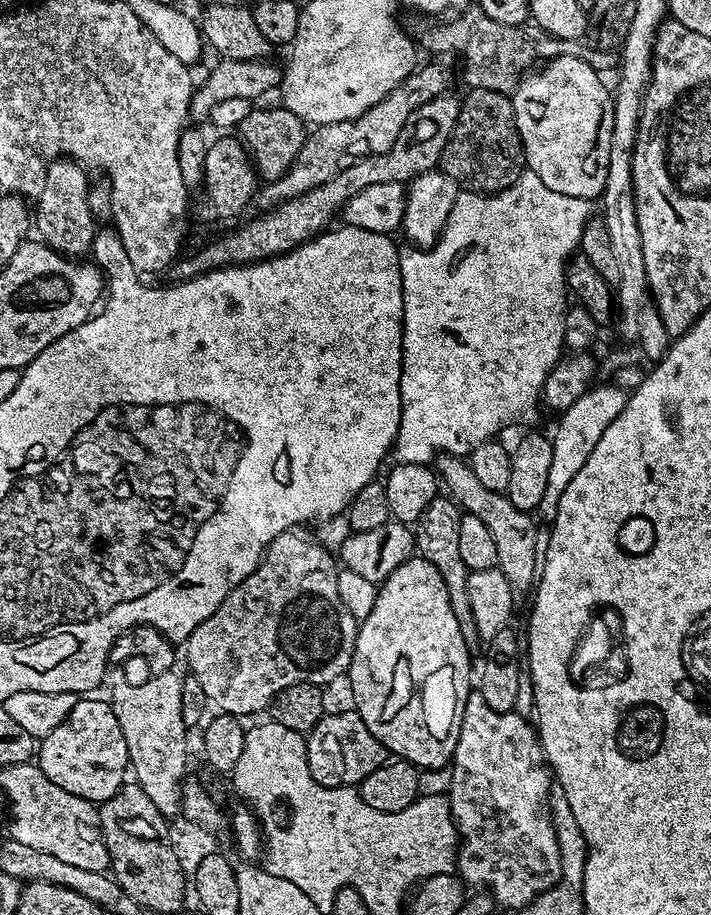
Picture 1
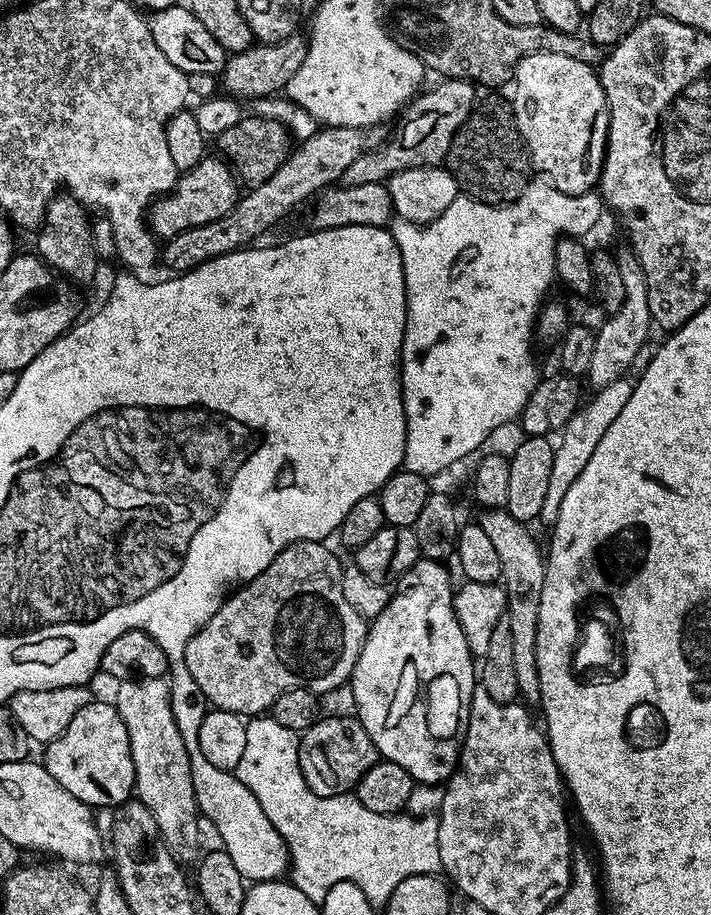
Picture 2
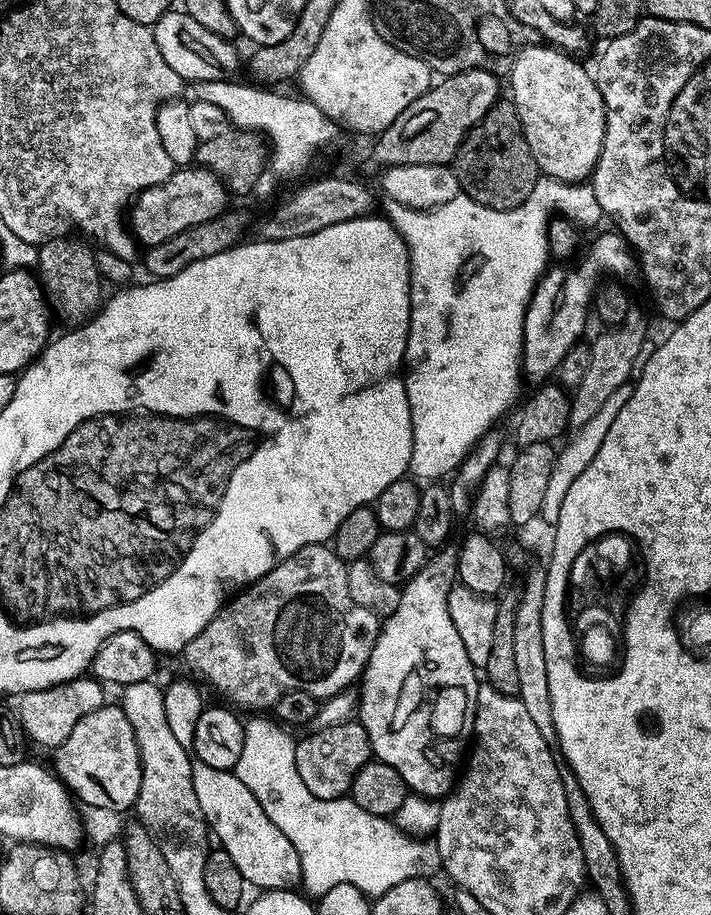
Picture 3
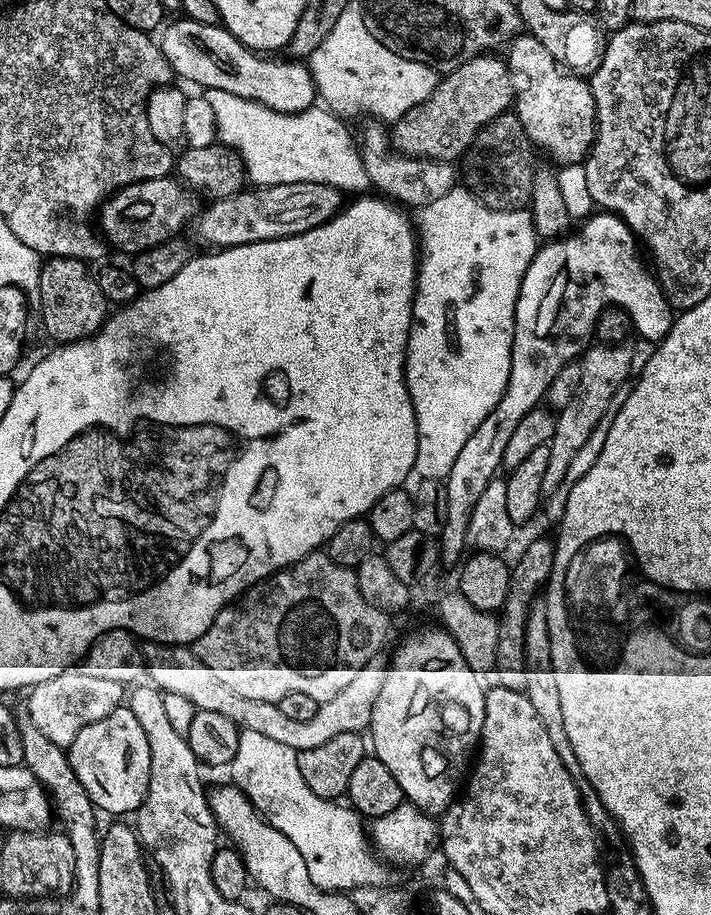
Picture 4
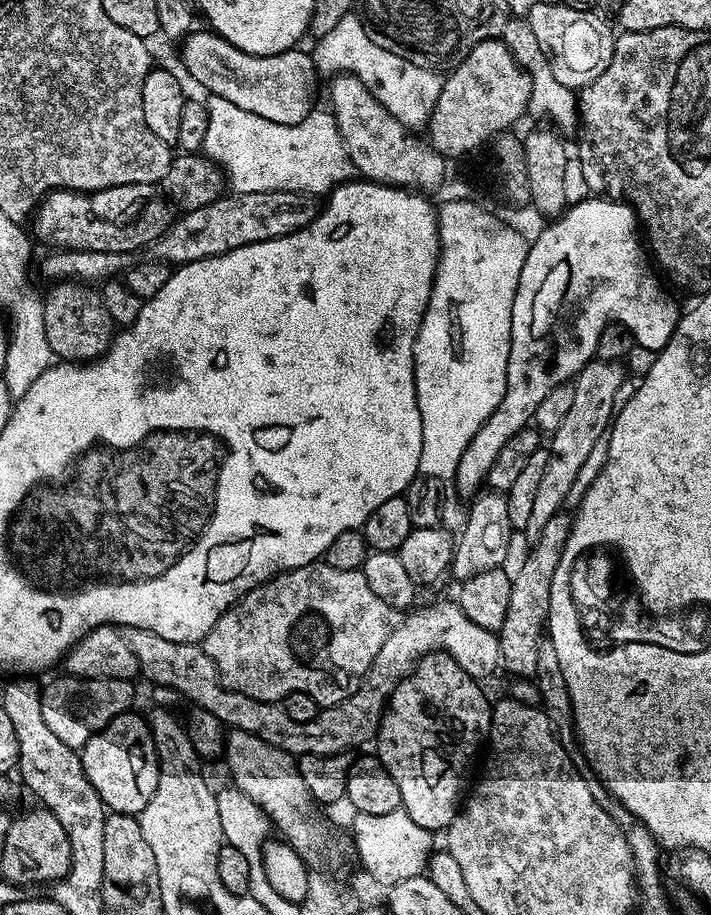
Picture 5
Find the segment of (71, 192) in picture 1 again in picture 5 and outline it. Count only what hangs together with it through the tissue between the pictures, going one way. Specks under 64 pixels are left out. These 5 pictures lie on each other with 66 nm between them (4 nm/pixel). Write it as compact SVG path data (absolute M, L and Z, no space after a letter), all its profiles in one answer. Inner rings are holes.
M53 283L48 296L43 297L42 322L46 326L46 342L50 342L53 357L64 362L91 362L100 359L112 345L114 325L99 291L87 283Z

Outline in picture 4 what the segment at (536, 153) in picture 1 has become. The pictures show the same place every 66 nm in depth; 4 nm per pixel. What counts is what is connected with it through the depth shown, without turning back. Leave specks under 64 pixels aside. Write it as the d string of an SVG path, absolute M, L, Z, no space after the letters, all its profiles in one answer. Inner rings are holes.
M517 34L512 37L510 43L507 45L506 53L506 63L508 65L508 71L512 74L512 90L514 93L514 111L516 116L522 122L522 130L526 130L528 135L528 140L537 149L540 148L549 156L552 160L557 160L557 165L565 166L568 164L578 164L581 163L587 157L588 150L592 146L592 141L596 138L596 107L594 106L592 85L583 75L573 74L563 68L561 68L560 63L556 61L550 54L550 50L546 50L546 46L542 46L542 42L538 42L538 38L527 34Z

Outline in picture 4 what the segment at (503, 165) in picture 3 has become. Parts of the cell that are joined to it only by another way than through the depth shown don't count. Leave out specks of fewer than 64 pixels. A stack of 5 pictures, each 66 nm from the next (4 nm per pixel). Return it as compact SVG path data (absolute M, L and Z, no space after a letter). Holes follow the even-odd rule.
M515 111L494 118L474 138L462 157L462 184L481 204L496 212L518 212L532 203L532 187L537 165L532 165L534 146Z

